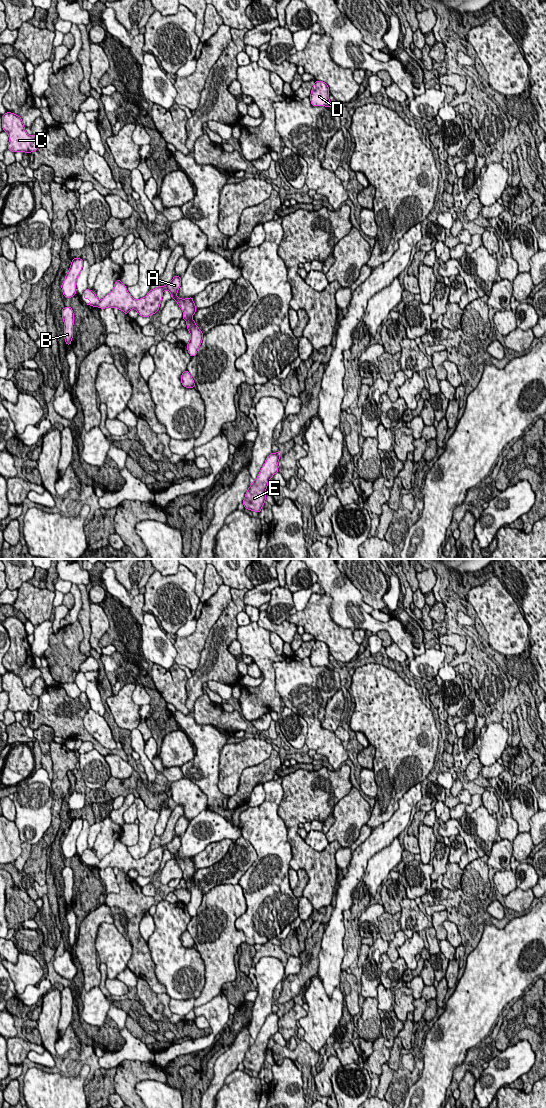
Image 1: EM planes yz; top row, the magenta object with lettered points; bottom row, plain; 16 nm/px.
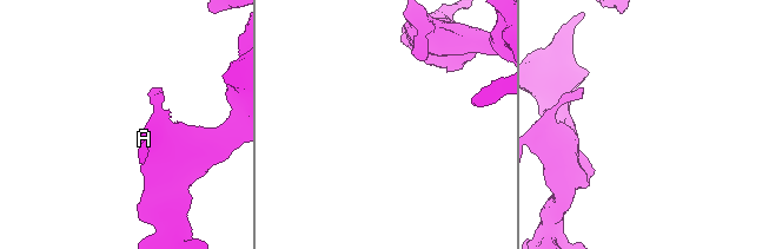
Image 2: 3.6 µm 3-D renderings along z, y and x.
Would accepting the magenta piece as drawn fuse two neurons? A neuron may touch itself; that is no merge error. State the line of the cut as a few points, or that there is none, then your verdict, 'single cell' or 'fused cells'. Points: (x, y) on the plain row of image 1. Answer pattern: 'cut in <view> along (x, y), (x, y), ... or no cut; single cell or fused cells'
no cut; single cell

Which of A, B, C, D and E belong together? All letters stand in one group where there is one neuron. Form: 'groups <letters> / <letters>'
groups A B C D E

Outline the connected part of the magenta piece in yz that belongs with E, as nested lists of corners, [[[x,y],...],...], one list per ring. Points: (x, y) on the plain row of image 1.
[[[271,1013],[262,1026],[258,1037],[252,1041],[249,1049],[245,1054],[243,1060],[244,1068],[260,1072],[264,1062],[266,1060],[265,1051],[267,1049],[268,1041],[272,1039],[272,1036],[278,1032],[278,1021],[282,1013]]]

